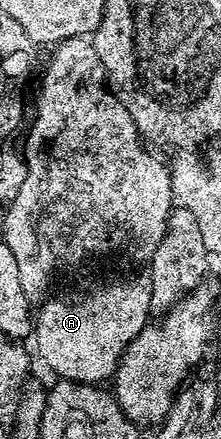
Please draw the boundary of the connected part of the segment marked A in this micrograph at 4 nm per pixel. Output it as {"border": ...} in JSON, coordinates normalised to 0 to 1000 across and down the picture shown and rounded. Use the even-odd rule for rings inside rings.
{"border":[[[647,624],[620,629],[615,636],[538,636],[525,645],[448,645],[416,663],[321,663],[308,672],[244,672],[235,670],[172,702],[149,727],[149,774],[158,772],[163,800],[154,806],[167,818],[167,806],[176,806],[181,822],[271,866],[425,877],[462,875],[462,863],[498,866],[520,852],[520,838],[538,831],[538,815],[566,804],[602,768],[620,768],[620,759],[638,759],[638,749],[674,733],[683,718],[679,633]]]}

